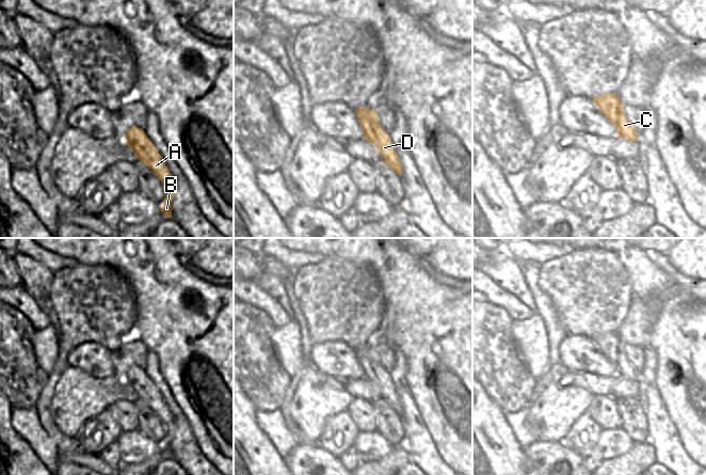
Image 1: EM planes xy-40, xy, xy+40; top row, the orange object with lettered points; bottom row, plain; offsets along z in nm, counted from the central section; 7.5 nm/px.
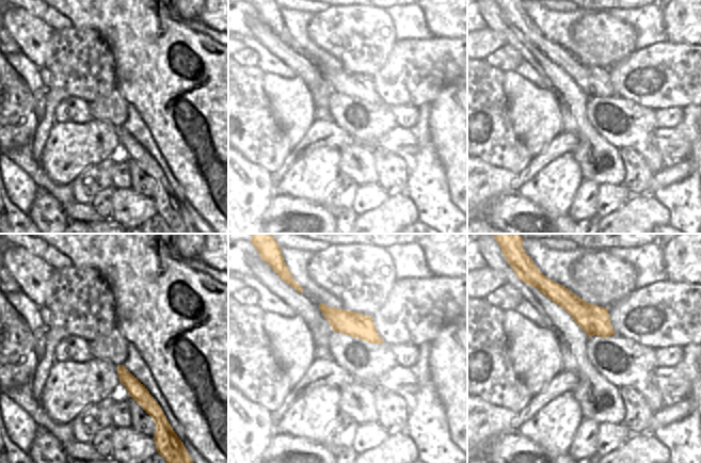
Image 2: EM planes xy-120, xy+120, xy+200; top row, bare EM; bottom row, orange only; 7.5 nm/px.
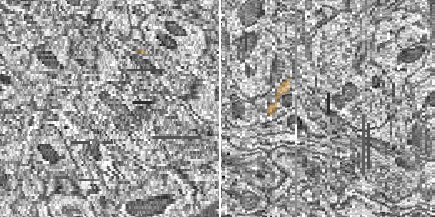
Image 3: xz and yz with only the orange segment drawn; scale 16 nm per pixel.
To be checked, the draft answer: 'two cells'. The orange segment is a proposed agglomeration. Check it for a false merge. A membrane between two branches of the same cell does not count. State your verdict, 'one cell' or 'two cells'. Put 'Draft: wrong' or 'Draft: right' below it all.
one cell
Draft: wrong

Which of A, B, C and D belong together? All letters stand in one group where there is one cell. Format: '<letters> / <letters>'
A B C D

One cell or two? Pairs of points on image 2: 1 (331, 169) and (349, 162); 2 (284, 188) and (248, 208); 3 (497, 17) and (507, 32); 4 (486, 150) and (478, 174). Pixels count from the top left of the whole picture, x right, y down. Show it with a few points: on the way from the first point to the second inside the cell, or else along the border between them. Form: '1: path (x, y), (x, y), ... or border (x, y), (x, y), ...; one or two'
1: border (338, 149), (339, 172); two
2: border (274, 186), (275, 191); two
3: path (497, 20), (505, 29); one
4: border (478, 157), (492, 165), (506, 169); two

